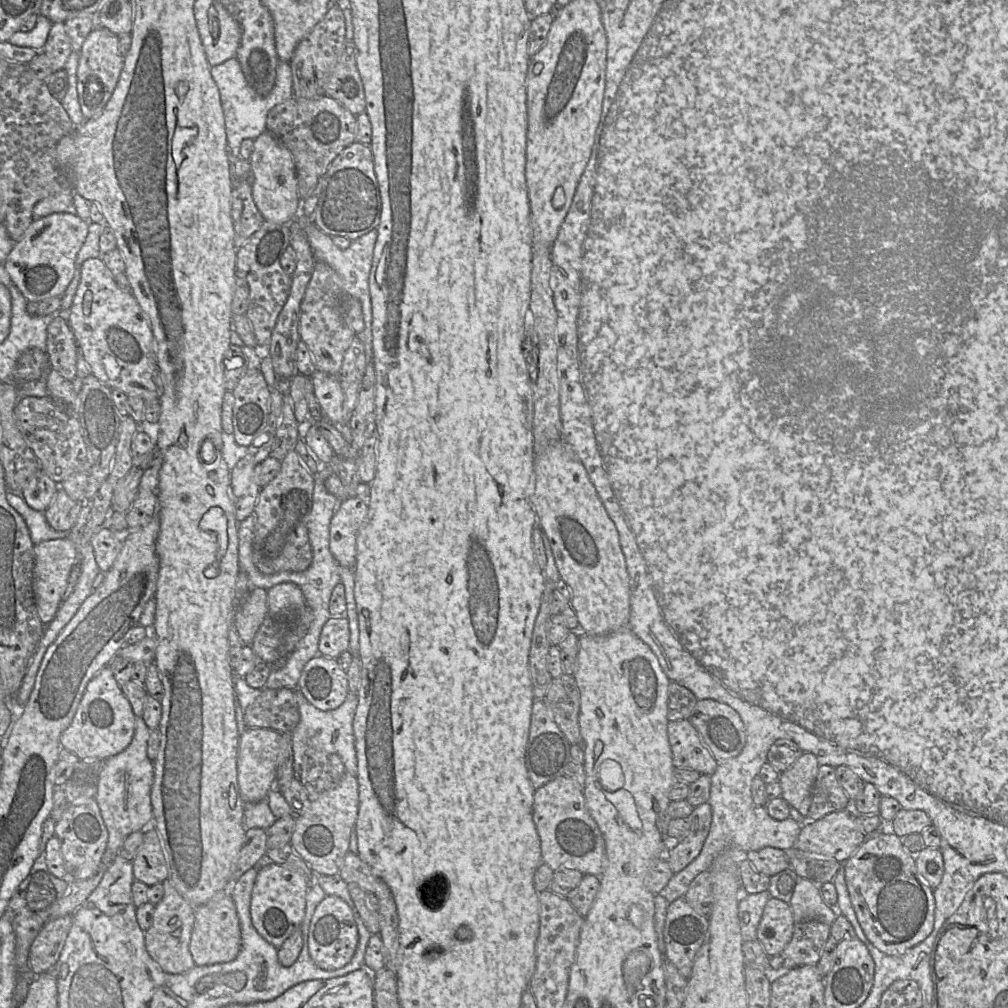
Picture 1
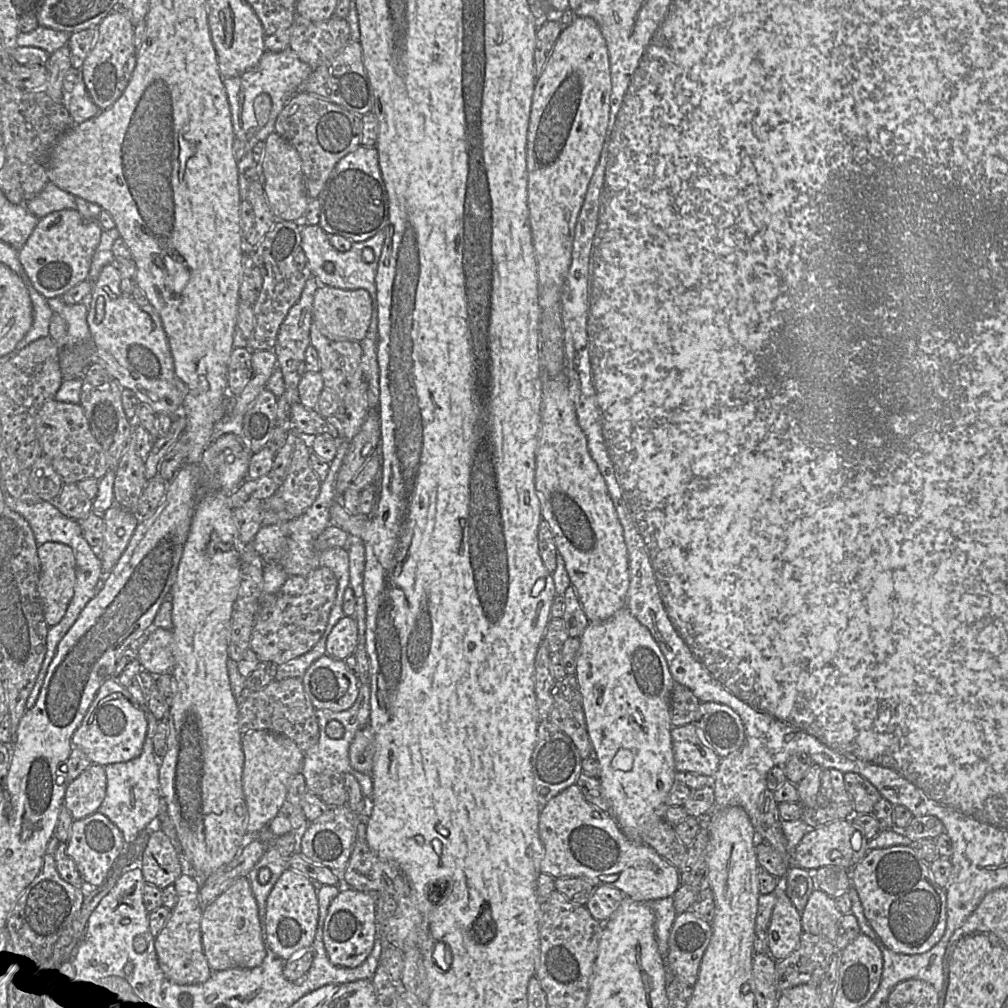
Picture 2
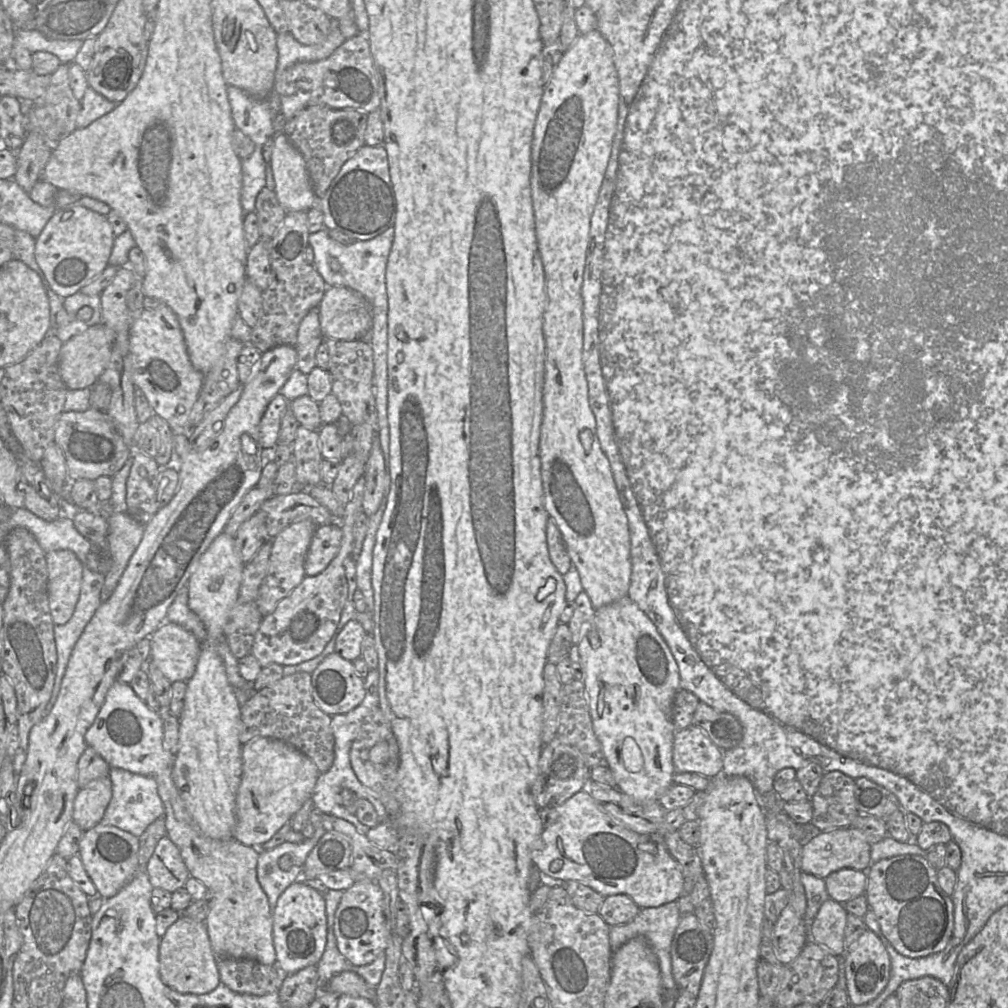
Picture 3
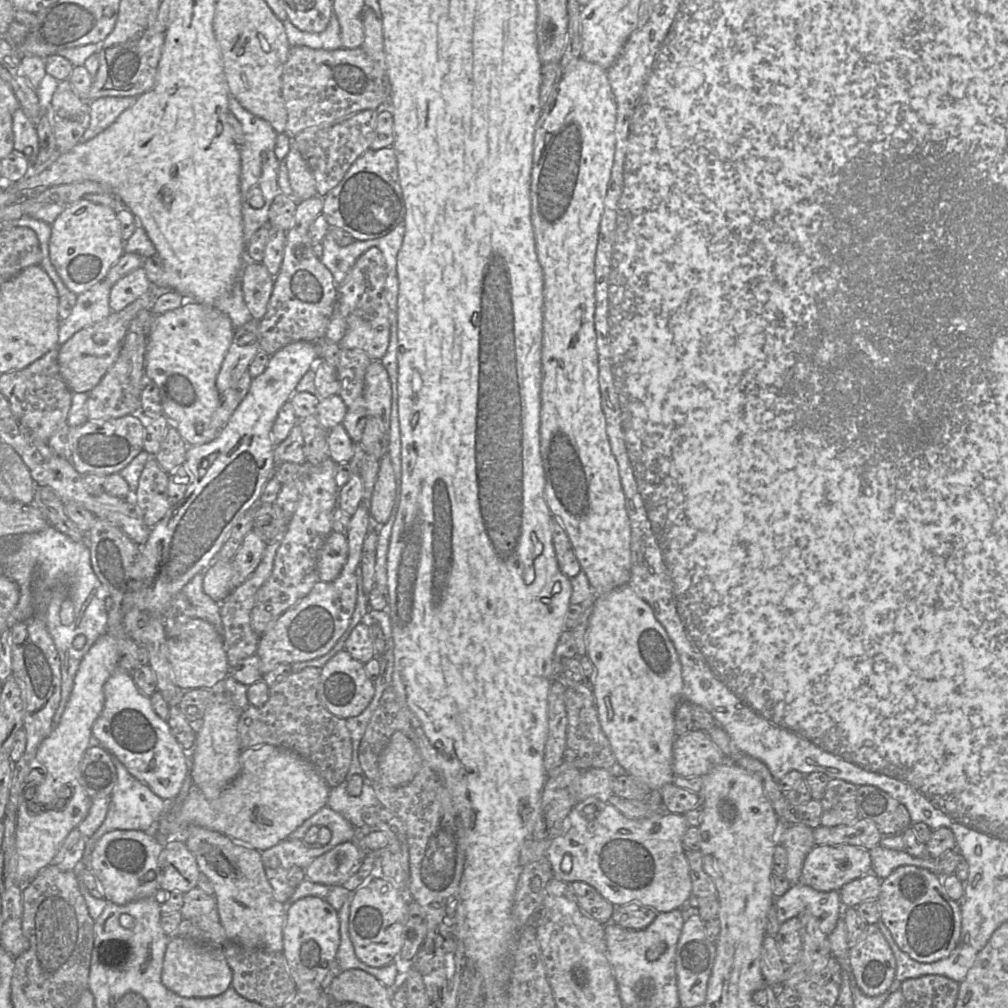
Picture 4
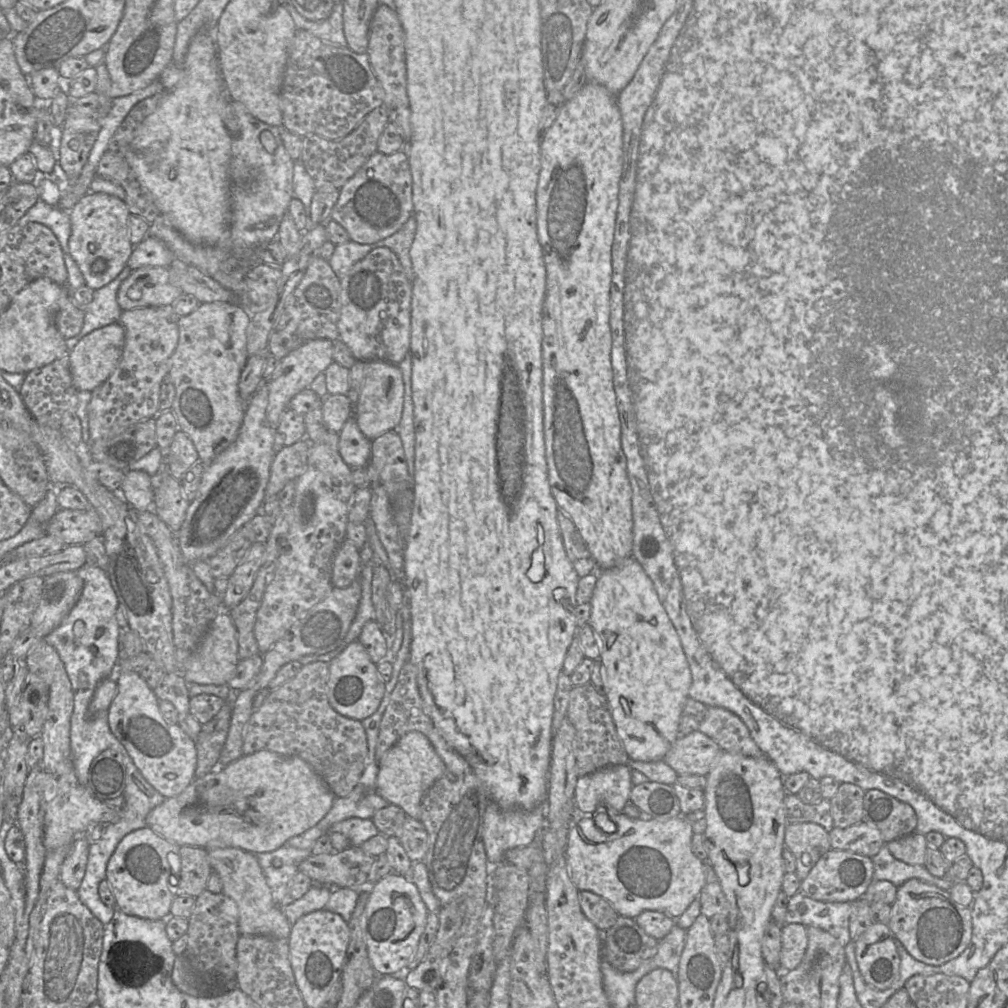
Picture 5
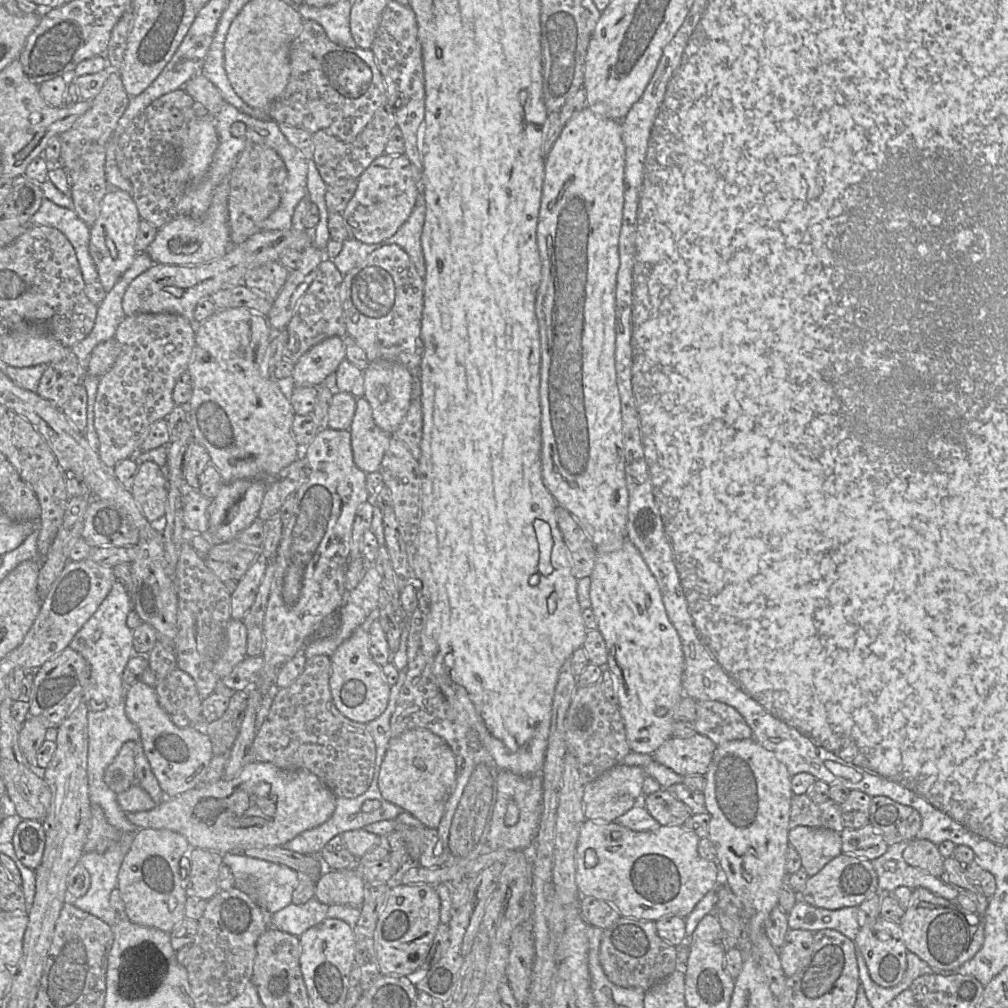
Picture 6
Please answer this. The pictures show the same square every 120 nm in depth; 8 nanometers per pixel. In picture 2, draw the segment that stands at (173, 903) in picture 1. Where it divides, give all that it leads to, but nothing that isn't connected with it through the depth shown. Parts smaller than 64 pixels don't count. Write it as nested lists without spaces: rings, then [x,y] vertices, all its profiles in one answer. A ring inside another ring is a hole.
[[[181,875],[174,883],[178,900],[160,933],[155,936],[158,964],[172,981],[183,985],[206,982],[214,972],[204,953],[201,933],[202,907],[199,902],[201,885],[188,875]]]

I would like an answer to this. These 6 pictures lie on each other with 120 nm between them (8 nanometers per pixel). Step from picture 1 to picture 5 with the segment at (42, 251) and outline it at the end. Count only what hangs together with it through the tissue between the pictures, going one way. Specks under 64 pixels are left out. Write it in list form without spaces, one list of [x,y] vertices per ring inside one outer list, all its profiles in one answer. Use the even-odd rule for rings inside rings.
[[[89,192],[83,196],[69,213],[71,235],[68,241],[68,253],[81,270],[85,285],[94,290],[99,289],[115,279],[127,266],[134,249],[128,228],[131,213],[124,200],[99,192]]]

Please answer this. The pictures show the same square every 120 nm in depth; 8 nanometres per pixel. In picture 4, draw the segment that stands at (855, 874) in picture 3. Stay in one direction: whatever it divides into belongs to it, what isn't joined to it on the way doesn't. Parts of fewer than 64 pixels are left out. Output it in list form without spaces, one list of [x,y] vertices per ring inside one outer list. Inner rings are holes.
[[[870,872],[842,886],[839,895],[843,907],[853,908],[867,900],[877,899],[882,880]]]

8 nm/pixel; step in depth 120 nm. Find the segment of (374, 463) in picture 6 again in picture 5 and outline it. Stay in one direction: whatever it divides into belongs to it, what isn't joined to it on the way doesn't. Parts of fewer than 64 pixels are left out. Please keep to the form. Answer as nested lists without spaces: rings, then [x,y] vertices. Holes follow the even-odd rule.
[[[353,415],[339,433],[338,451],[351,468],[364,468],[371,460],[371,441],[363,435]]]

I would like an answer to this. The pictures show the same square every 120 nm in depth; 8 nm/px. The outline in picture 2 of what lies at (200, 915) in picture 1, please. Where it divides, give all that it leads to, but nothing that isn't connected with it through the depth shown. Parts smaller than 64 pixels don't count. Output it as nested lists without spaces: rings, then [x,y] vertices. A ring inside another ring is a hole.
[[[242,877],[202,910],[202,944],[209,966],[214,971],[254,968],[267,955],[264,931],[250,881]]]

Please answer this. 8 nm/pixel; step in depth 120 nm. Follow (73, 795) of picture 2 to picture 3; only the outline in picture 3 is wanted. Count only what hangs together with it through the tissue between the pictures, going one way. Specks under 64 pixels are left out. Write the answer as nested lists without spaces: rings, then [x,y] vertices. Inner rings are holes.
[[[109,777],[88,783],[79,789],[74,800],[72,820],[86,832],[98,825],[112,797],[112,784]]]

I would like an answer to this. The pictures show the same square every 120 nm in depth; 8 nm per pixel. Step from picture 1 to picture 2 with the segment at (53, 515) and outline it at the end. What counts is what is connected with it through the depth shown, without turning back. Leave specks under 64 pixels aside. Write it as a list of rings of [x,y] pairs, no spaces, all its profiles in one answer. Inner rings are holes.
[[[64,483],[52,503],[62,514],[74,520],[85,519],[92,512],[92,500],[76,483]]]

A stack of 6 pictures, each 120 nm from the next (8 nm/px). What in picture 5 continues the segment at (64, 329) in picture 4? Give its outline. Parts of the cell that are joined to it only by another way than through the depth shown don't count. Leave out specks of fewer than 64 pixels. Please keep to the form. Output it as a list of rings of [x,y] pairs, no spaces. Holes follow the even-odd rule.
[[[126,266],[115,279],[94,291],[93,300],[84,310],[85,318],[81,332],[65,339],[69,351],[75,347],[81,338],[93,330],[119,322],[123,310],[117,302],[118,290],[132,271],[134,270]]]

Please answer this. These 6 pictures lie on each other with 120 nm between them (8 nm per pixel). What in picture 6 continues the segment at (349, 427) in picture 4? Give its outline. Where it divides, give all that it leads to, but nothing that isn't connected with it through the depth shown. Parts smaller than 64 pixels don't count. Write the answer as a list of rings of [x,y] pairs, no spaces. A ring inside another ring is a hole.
[[[371,362],[363,371],[364,398],[368,401],[375,424],[392,435],[407,415],[412,393],[412,371],[393,362]]]

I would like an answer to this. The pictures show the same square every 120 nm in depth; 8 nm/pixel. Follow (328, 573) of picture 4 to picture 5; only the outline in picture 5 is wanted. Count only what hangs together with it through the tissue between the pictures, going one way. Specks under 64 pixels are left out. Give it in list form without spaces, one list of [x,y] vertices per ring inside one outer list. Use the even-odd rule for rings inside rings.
[[[345,539],[337,548],[331,572],[333,587],[344,588],[359,578],[362,563],[357,547],[348,539]]]

